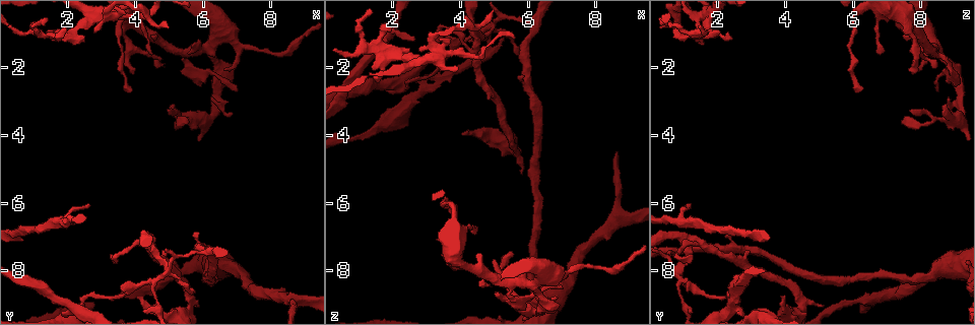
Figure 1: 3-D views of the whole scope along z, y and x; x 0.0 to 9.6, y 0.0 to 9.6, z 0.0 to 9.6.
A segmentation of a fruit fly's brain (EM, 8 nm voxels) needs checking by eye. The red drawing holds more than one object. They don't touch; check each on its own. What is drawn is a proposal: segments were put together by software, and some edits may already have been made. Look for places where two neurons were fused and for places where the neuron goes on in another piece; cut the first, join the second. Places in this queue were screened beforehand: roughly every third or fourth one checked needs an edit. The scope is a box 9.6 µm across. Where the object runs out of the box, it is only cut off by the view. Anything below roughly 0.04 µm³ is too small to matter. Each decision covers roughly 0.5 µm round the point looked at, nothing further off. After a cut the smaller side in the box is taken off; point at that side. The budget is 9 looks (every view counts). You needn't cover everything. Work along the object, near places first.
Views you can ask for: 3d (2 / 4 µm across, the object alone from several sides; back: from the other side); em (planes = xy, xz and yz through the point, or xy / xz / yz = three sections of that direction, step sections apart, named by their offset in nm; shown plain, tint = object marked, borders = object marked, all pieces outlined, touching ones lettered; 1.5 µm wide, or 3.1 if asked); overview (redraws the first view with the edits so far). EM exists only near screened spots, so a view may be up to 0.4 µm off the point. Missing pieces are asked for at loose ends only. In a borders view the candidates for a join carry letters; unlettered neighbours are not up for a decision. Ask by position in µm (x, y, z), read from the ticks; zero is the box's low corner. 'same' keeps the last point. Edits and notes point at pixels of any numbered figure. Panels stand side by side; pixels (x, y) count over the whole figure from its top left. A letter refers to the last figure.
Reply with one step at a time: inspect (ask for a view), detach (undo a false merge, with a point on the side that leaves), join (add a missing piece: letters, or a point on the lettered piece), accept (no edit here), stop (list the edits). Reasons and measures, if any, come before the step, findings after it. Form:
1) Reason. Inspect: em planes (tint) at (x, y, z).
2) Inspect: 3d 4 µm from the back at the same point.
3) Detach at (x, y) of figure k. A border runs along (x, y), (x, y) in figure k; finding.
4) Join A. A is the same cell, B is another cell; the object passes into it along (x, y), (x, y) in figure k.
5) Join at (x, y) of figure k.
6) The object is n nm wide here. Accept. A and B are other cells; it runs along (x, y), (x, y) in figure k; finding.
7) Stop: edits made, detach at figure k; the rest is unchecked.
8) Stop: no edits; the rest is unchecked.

Free end. Inspect: em xz step 4 (borders) at (1.95, 0.85, 0.75).

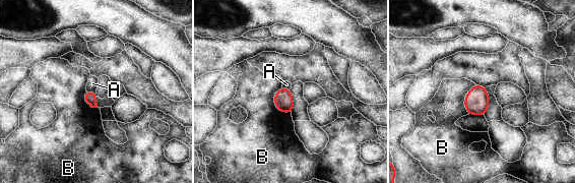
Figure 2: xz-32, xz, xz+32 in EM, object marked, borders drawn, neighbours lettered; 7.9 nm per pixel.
Cut it another way. Inspect: em planes (borders) at the same point.

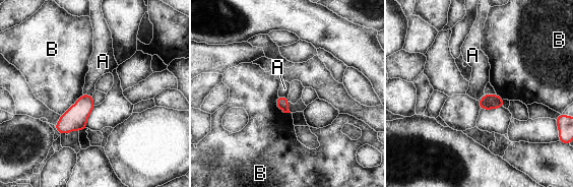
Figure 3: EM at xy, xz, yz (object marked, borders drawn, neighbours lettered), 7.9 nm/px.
The longest contact is with B, 260 nm. Accept. A and B are other cells; no lettered piece goes on from it.

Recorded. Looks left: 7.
Free end. Inspect: 3d 2 µm at (2.65, 6.05, 1.25).

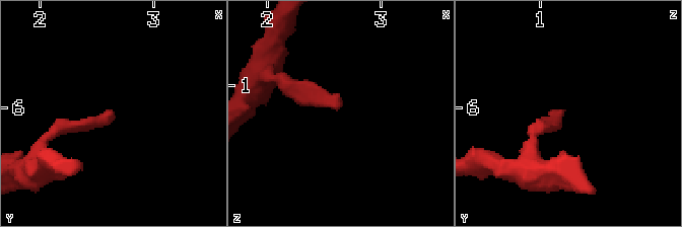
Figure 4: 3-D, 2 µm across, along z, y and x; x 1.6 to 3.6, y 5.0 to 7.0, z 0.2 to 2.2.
Need the tissue. Inspect: em planes (borders) at (2.62, 6.04, 1.22).

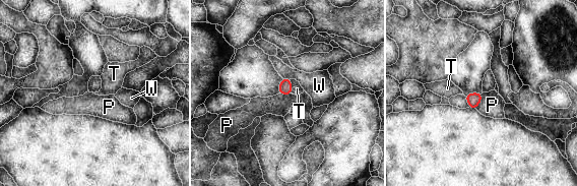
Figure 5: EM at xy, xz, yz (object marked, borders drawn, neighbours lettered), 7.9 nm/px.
The longest contact is with P, 150 nm. Join at (297, 88) of figure 5. T is the same cell, P and W are other cells; the object passes into it along (285, 88), (292, 86), (297, 88) in figure 5; it goes on there.

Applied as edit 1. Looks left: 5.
Inspect: overview.

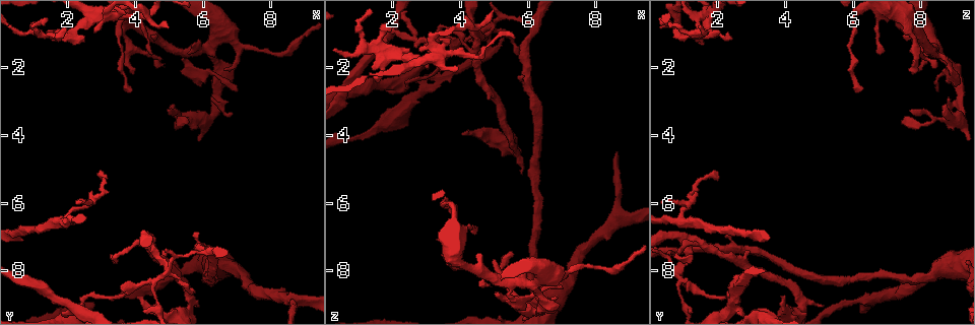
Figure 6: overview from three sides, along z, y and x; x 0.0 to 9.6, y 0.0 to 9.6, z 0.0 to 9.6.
An open end. Inspect: em planes (borders) at (5.90, 6.90, 2.25).

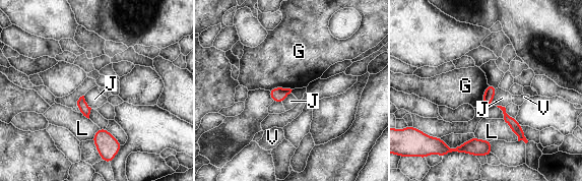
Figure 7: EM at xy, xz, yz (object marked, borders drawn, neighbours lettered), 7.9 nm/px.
Accept. G, J, L and V are other cells; a border runs along (292, 88), (272, 87), (269, 91) in figure 7; no lettered piece goes on from it.

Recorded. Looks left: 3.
Stop: edits made, join at figure 5; the rest is unchecked.

